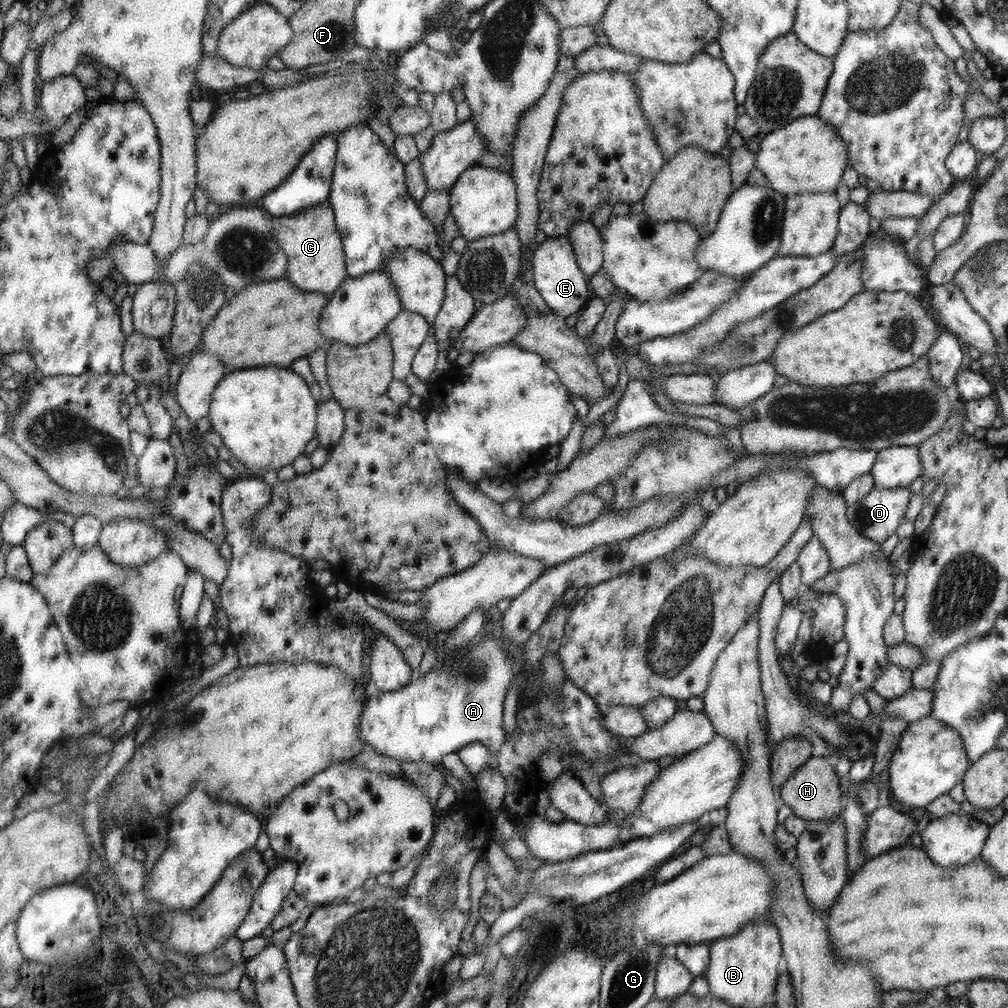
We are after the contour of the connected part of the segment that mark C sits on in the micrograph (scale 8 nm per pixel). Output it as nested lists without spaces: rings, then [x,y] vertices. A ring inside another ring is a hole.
[[[330,199],[322,205],[306,209],[304,212],[276,217],[276,236],[279,236],[280,247],[286,251],[289,259],[288,272],[284,279],[291,280],[300,290],[320,291],[330,295],[342,286],[348,278],[343,236],[335,220],[334,208]]]

